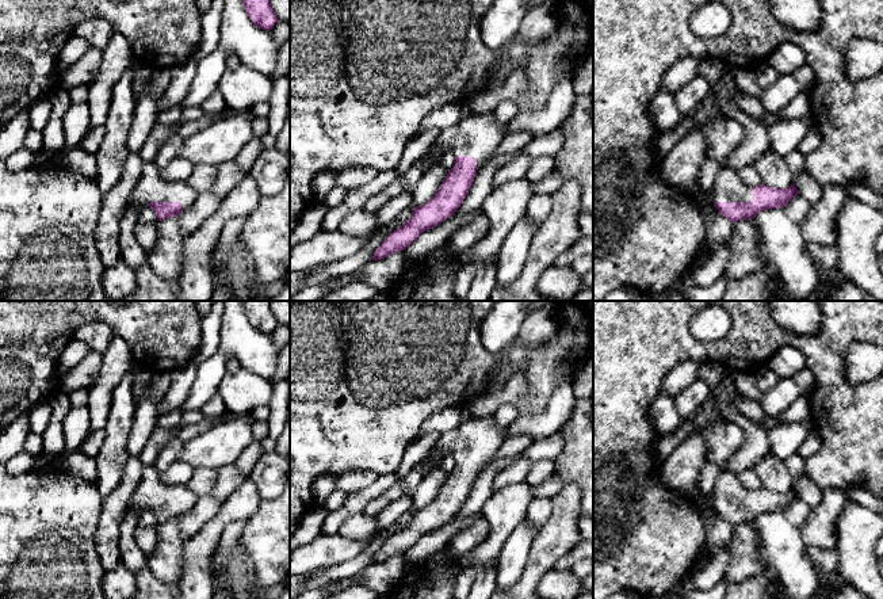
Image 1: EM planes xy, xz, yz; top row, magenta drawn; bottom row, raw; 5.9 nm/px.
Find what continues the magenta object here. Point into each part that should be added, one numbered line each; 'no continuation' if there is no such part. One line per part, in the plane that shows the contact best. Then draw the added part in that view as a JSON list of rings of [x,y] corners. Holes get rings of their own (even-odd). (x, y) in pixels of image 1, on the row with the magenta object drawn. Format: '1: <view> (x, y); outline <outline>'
1: yz (729, 187); outline [[[723,167],[716,175],[711,197],[714,202],[752,202],[753,190],[741,180],[737,169]]]

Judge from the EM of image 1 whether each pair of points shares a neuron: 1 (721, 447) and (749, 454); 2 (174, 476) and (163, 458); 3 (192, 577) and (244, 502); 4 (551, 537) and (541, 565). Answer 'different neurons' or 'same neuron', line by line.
1: different neurons
2: different neurons
3: same neuron
4: same neuron

